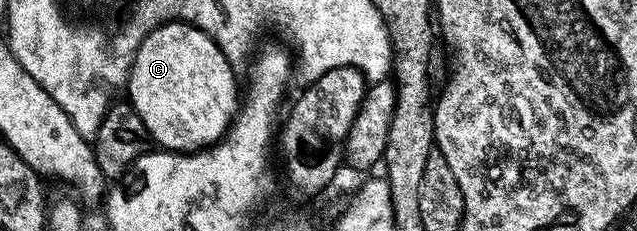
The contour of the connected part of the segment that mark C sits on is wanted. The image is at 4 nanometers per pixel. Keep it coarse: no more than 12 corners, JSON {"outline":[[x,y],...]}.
{"outline":[[170,19],[129,66],[128,104],[162,150],[217,144],[234,62]]}

